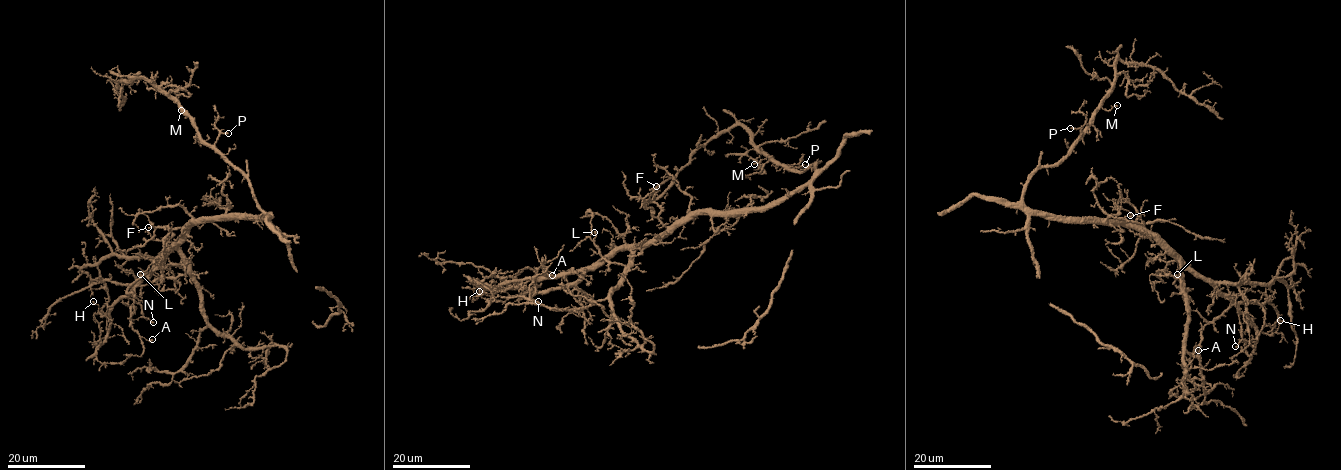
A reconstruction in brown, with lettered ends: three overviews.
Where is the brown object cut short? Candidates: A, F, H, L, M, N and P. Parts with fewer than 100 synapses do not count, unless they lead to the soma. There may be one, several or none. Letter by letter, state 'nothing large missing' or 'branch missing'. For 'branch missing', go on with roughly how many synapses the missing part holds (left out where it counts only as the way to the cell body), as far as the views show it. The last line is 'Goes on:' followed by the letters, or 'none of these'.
A: nothing large missing
F: nothing large missing
H: nothing large missing
L: nothing large missing
M: nothing large missing
N: nothing large missing
P: nothing large missing
Goes on: none of these

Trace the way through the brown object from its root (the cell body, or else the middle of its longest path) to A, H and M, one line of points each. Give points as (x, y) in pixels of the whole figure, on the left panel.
A: (234, 218), (202, 216), (196, 219), (135, 288), (130, 308), (131, 326), (148, 340), (152, 339)
H: (234, 218), (202, 216), (196, 219), (157, 266), (106, 316), (100, 314), (99, 306), (93, 301)
M: (234, 218), (261, 221), (266, 214), (240, 169), (206, 146), (188, 116), (186, 117), (181, 110)

